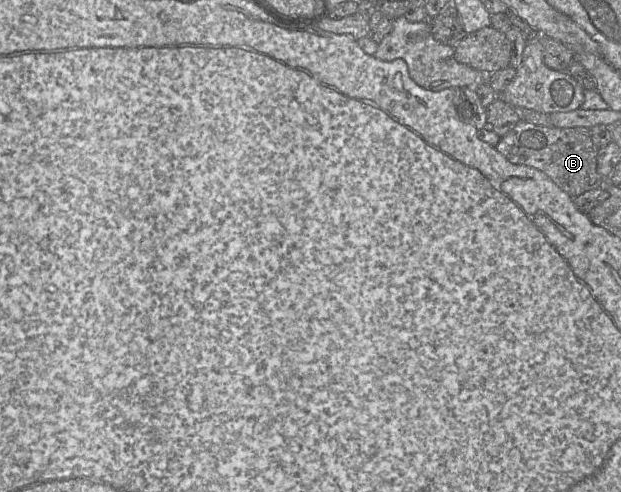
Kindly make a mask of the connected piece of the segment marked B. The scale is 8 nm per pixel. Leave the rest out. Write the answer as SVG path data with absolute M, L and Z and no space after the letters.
M520 120L500 138L495 148L511 163L542 171L572 198L601 187L605 182L597 172L599 148L593 143L588 127L544 127Z

